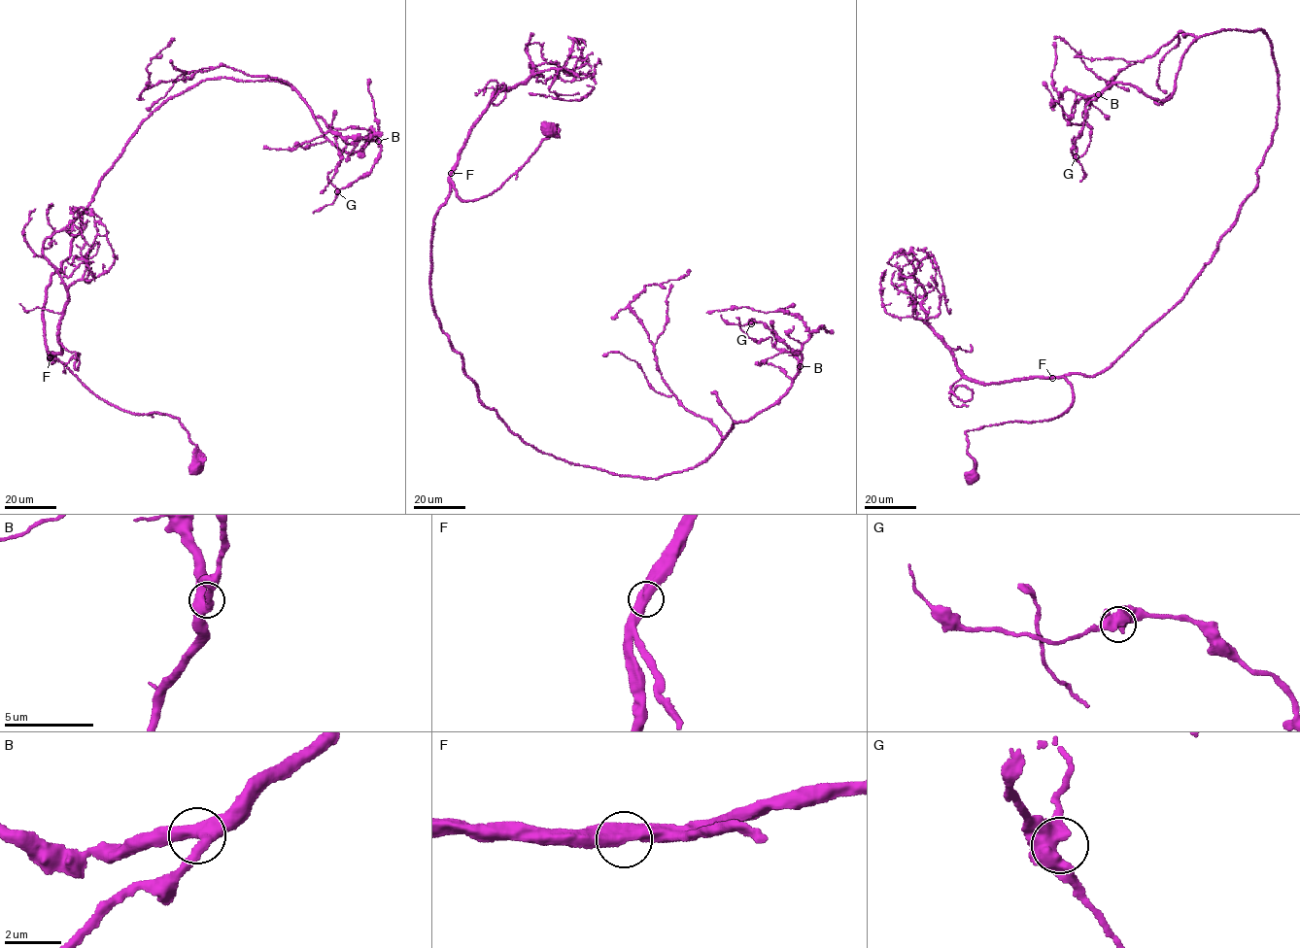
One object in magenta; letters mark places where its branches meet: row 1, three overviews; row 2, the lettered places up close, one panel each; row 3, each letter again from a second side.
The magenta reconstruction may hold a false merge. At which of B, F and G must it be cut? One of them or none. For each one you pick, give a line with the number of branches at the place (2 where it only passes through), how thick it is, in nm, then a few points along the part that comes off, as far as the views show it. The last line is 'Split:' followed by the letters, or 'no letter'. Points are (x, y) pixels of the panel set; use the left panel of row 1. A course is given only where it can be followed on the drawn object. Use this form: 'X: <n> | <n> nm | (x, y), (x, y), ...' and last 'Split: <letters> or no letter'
Split: no letter

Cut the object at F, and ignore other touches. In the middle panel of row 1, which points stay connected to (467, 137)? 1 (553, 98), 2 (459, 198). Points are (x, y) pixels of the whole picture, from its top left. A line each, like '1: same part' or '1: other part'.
1: same part
2: other part

